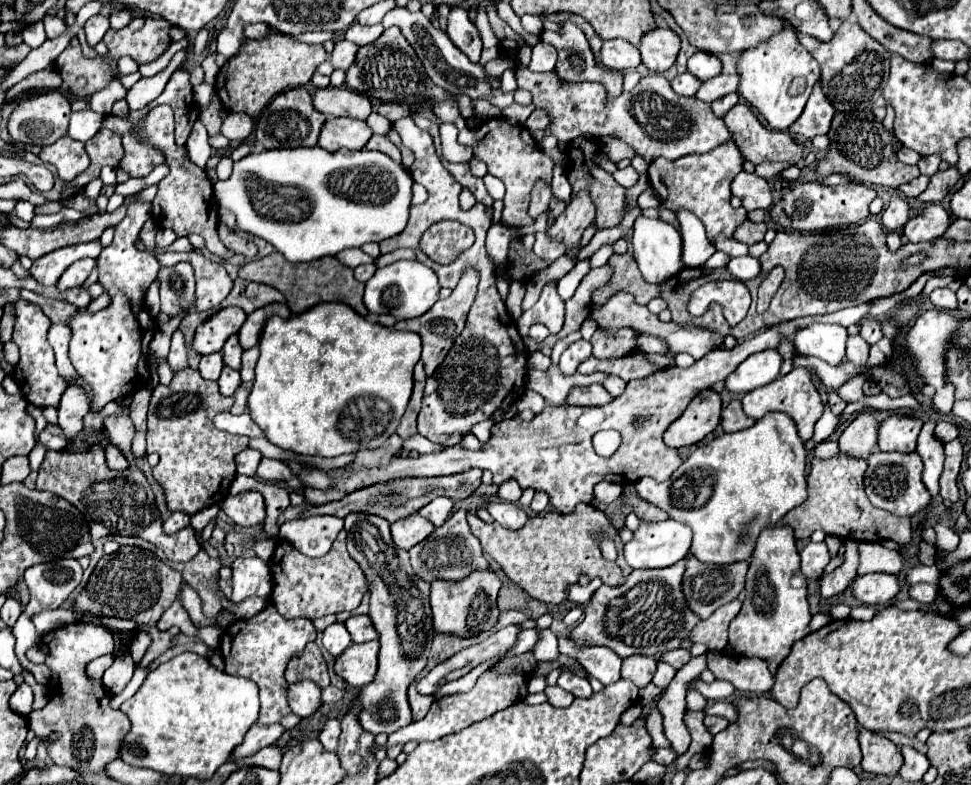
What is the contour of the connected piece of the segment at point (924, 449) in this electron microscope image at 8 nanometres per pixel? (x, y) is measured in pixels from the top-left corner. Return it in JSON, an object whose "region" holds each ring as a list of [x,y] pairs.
{"region":[[[927,421],[919,433],[919,441],[917,441],[917,453],[923,459],[925,471],[923,471],[923,483],[927,487],[927,491],[937,497],[939,495],[939,477],[943,471],[943,443],[939,439],[935,439],[933,435],[935,429],[935,421]]]}

